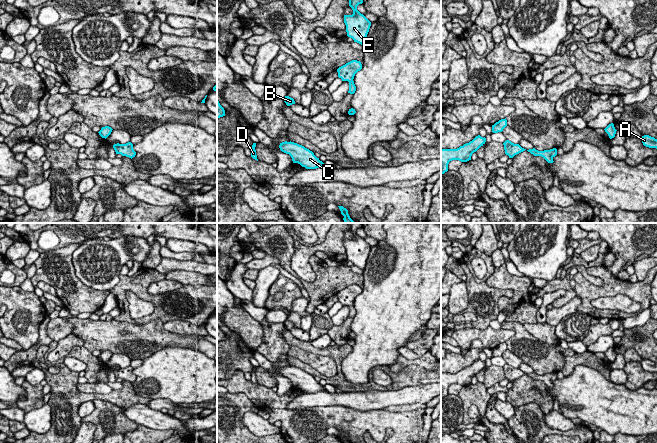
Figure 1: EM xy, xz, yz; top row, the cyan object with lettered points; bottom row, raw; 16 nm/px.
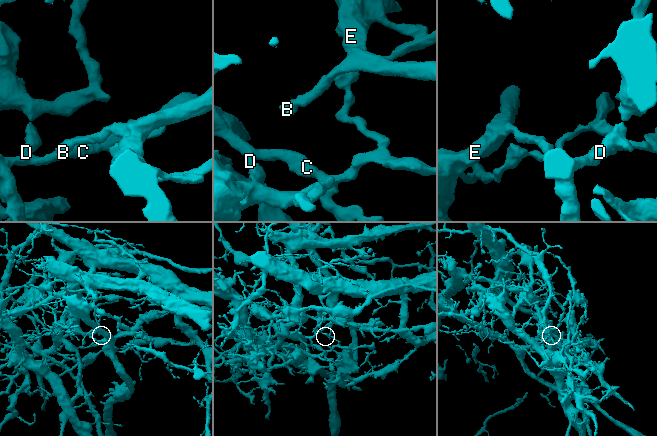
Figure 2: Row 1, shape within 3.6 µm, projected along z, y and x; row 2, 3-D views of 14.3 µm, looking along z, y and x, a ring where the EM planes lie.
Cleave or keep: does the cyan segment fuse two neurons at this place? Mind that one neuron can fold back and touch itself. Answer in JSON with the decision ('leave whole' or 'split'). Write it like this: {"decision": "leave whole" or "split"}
{"decision": "split"}

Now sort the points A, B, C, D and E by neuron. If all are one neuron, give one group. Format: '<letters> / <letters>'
A C D / B E

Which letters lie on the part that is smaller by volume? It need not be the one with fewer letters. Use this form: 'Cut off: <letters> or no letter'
Cut off: A, C, D

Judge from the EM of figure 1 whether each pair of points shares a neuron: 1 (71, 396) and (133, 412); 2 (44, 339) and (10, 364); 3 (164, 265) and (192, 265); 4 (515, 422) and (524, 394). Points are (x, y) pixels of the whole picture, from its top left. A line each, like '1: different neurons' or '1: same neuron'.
1: different neurons
2: same neuron
3: same neuron
4: different neurons

